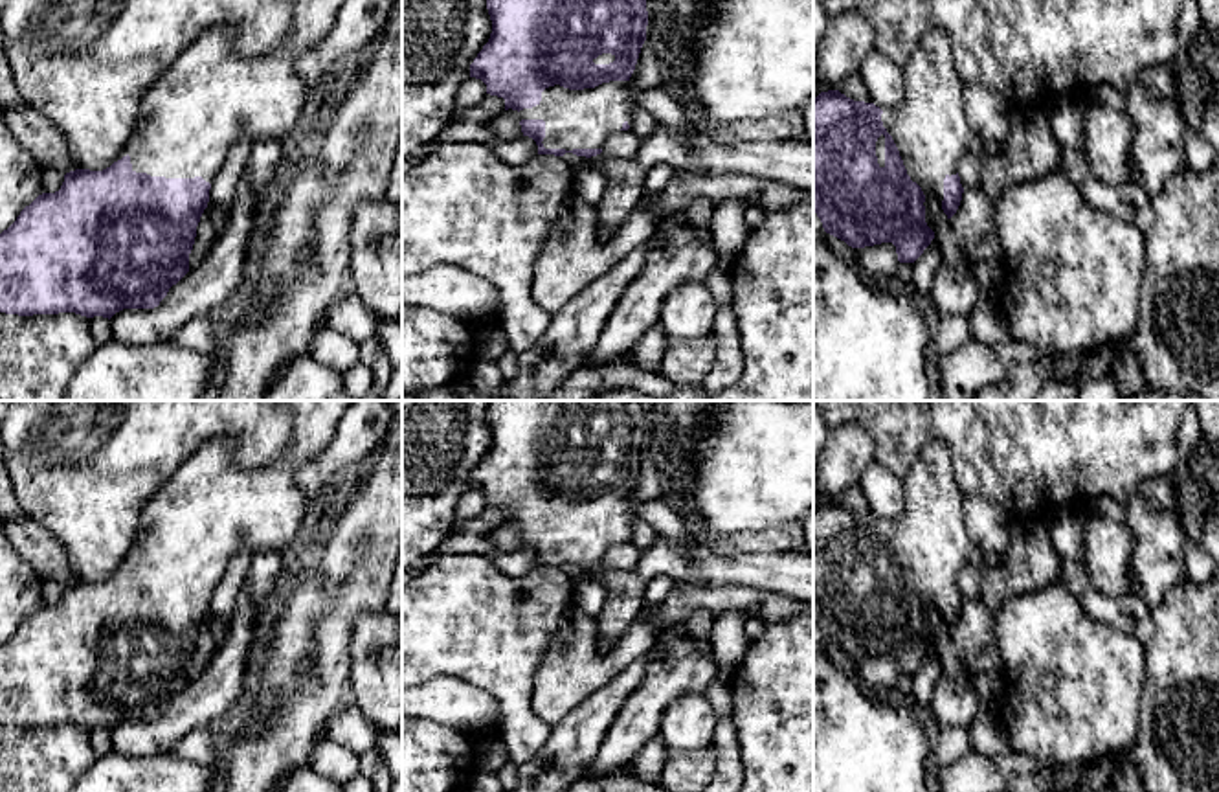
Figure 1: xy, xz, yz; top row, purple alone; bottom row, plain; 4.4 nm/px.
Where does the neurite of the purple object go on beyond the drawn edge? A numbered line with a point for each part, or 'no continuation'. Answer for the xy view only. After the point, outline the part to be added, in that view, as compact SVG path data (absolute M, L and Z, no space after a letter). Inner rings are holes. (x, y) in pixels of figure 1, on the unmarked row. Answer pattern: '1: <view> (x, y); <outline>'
1: xy (212, 508); M283 401L292 412L292 434L285 450L268 465L242 469L233 459L233 441L206 441L147 502L134 542L116 570L130 568L132 583L165 590L202 588L213 594L228 562L240 551L290 555L303 540L314 503L296 483L297 469L321 454L354 401Z

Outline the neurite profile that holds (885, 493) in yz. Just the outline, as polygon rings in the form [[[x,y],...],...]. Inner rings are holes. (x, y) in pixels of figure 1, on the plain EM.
[[[876,459],[863,470],[859,487],[867,496],[874,516],[883,524],[896,522],[903,516],[907,500],[905,483]]]

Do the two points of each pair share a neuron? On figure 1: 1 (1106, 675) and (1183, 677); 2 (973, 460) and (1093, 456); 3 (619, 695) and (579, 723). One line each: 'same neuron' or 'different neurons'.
1: different neurons
2: same neuron
3: same neuron

